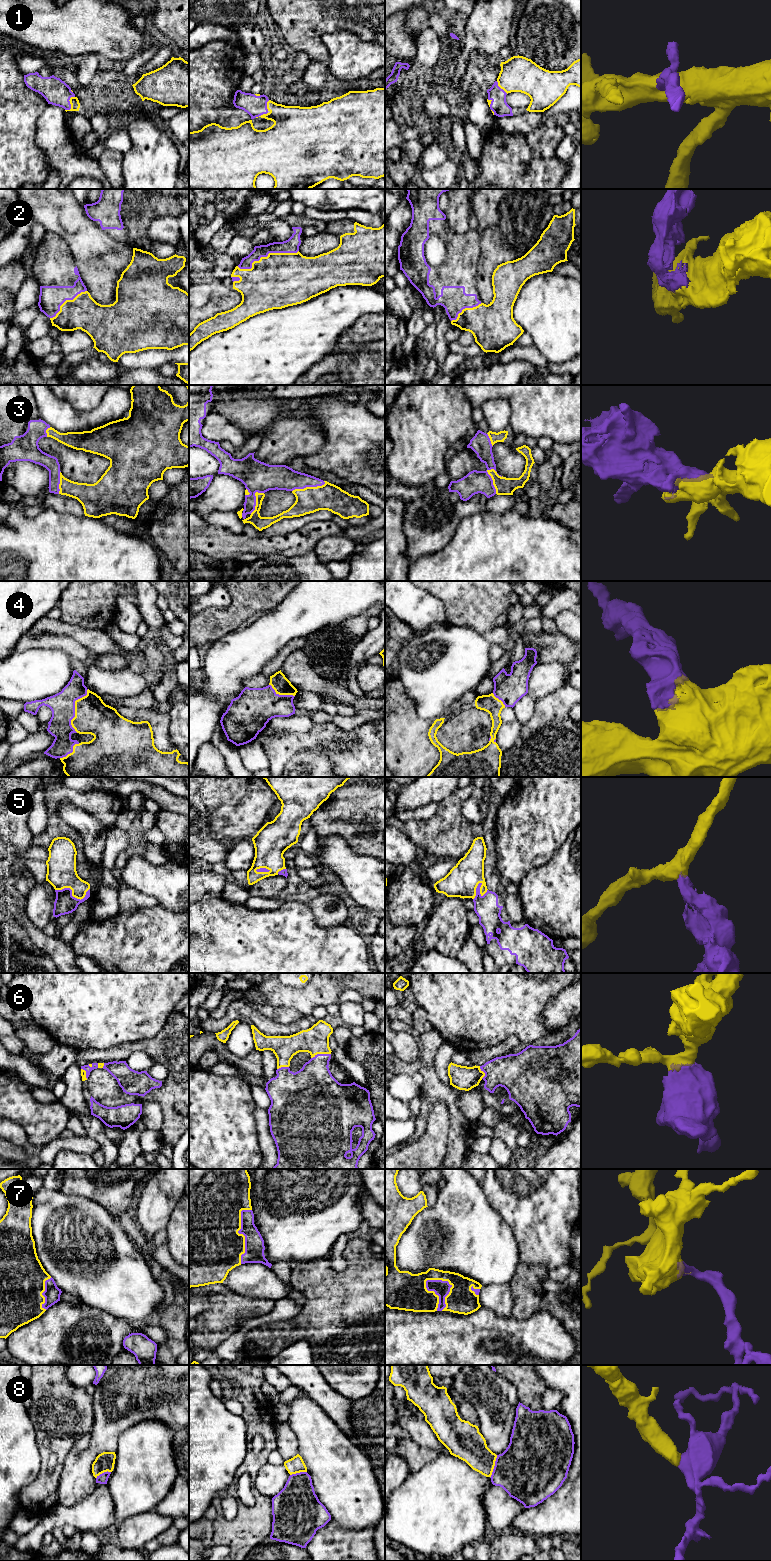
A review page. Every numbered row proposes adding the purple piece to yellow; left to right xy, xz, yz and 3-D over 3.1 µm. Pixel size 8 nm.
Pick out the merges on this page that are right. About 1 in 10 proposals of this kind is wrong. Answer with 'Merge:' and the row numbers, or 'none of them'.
Merge: 1, 2, 3, 4, 5, 6, 7, 8

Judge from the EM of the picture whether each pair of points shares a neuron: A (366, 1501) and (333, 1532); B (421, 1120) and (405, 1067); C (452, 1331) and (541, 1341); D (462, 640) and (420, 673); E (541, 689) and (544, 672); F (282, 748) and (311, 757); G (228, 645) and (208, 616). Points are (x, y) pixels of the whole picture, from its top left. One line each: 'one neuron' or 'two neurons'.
A: two neurons
B: two neurons
C: one neuron
D: one neuron
E: one neuron
F: two neurons
G: two neurons

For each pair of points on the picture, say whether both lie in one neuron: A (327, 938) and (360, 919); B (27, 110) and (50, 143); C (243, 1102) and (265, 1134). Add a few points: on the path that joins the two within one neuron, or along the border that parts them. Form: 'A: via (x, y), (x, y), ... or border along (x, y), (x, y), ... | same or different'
A: border along (348, 922), (361, 935) | different
B: border along (48, 104), (37, 121), (36, 144), (38, 147) | different
C: border along (256, 1106), (254, 1120), (257, 1140), (259, 1142) | different

